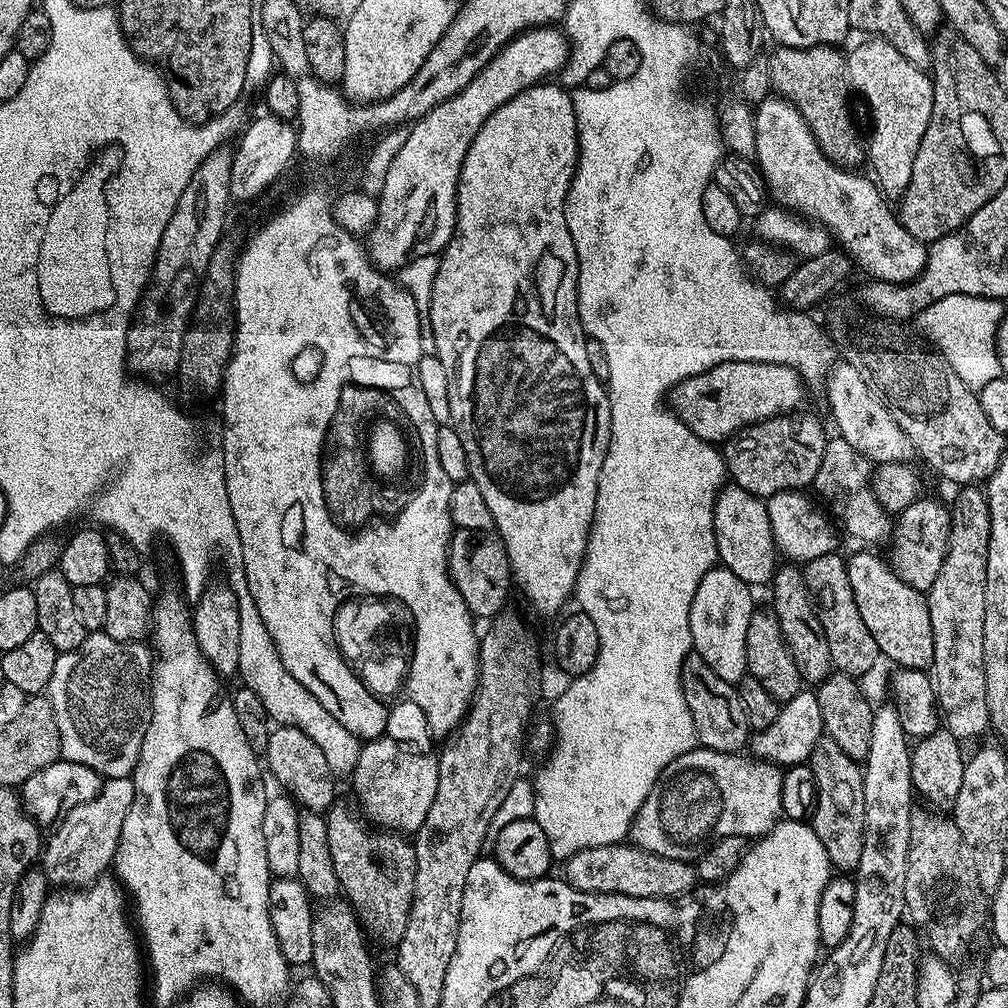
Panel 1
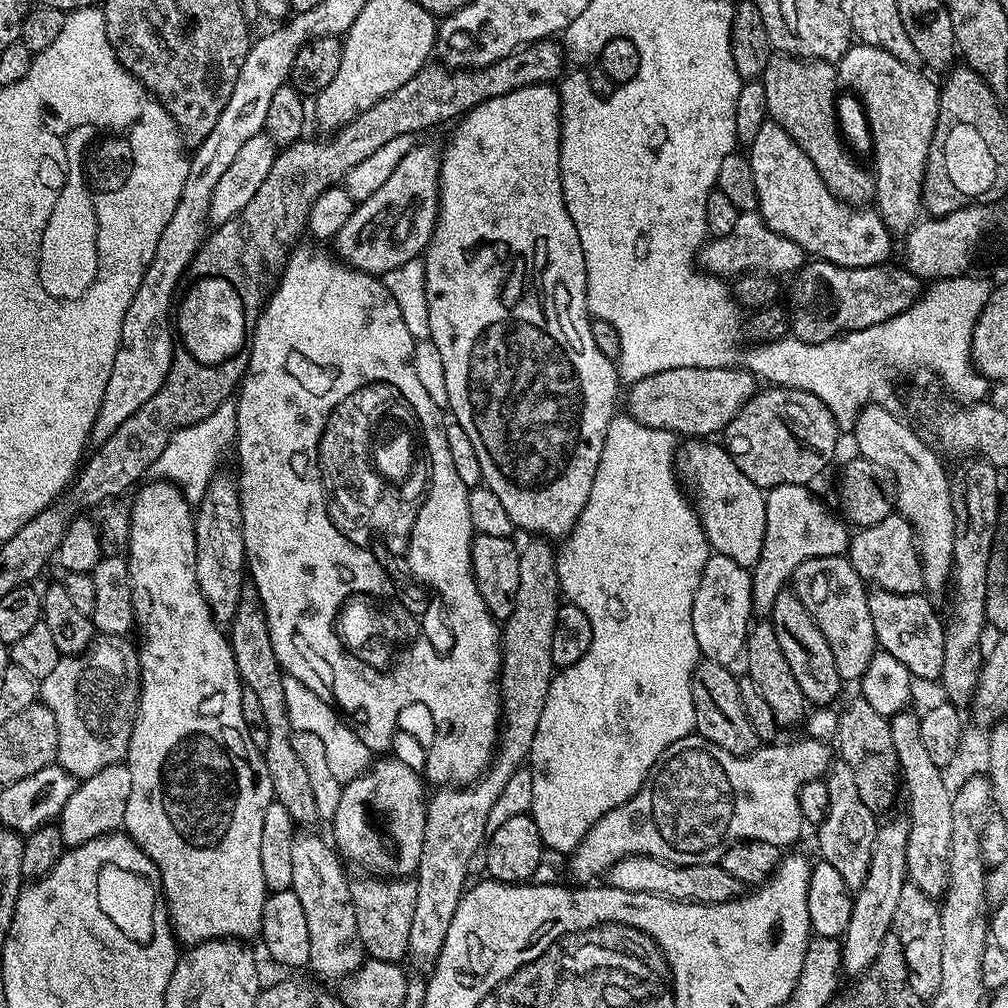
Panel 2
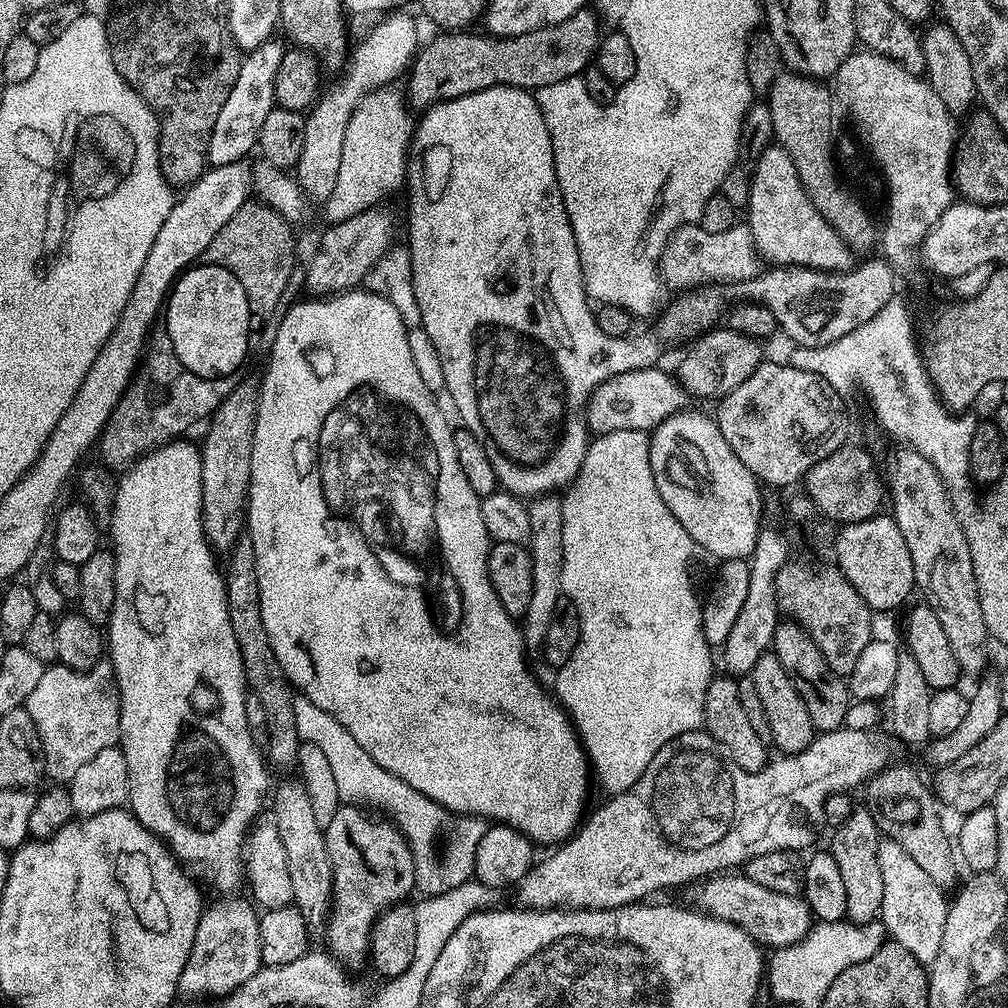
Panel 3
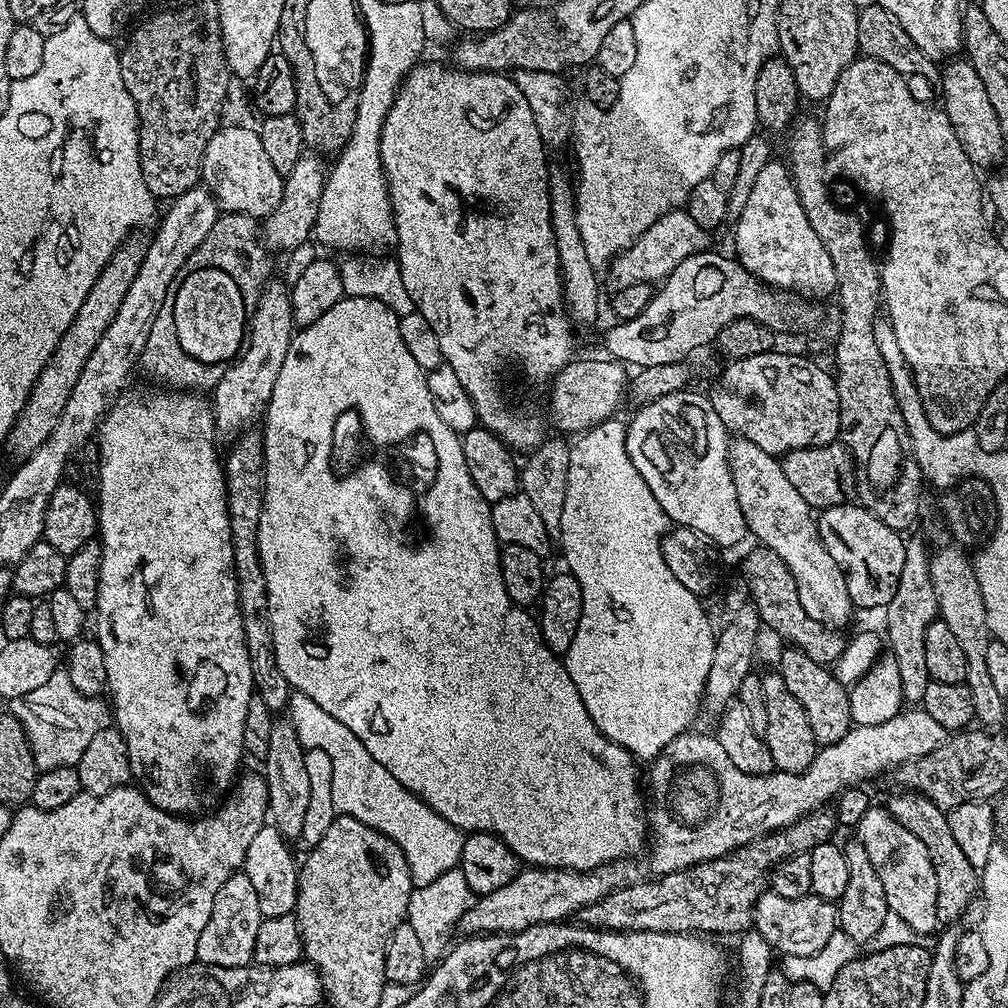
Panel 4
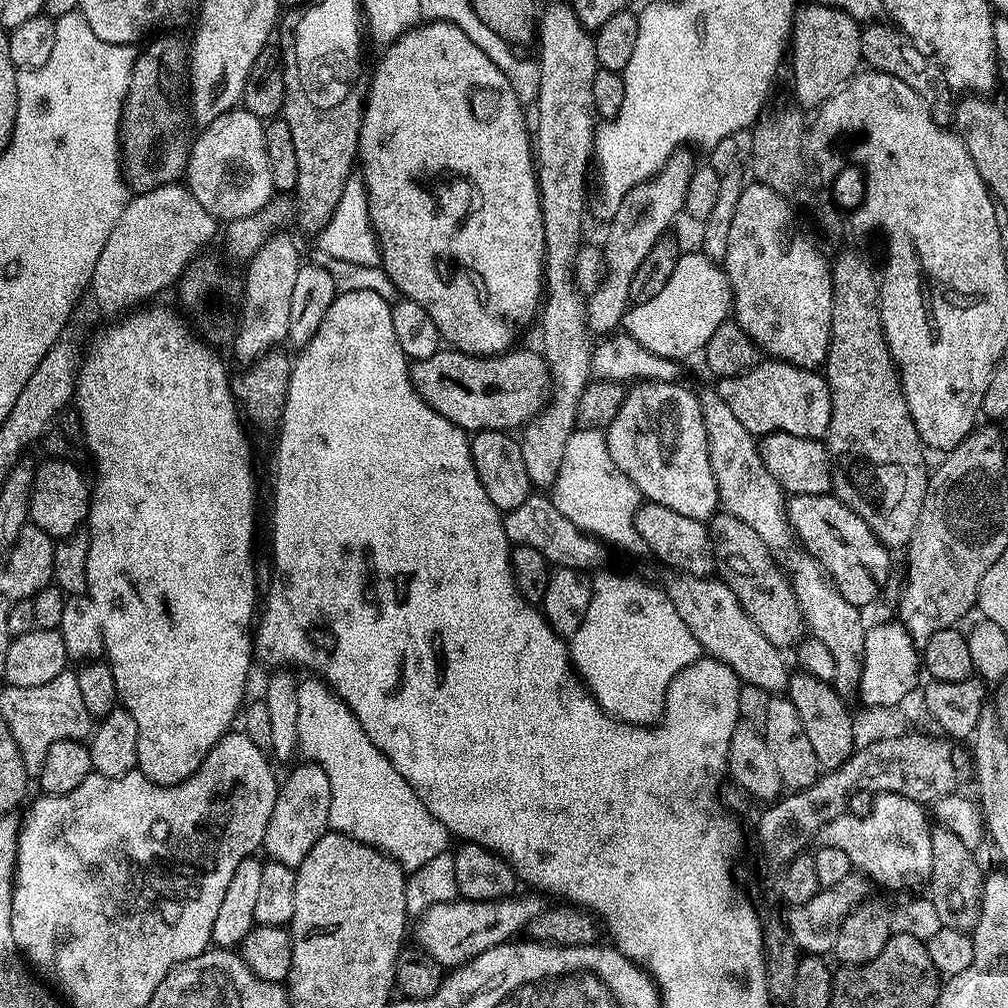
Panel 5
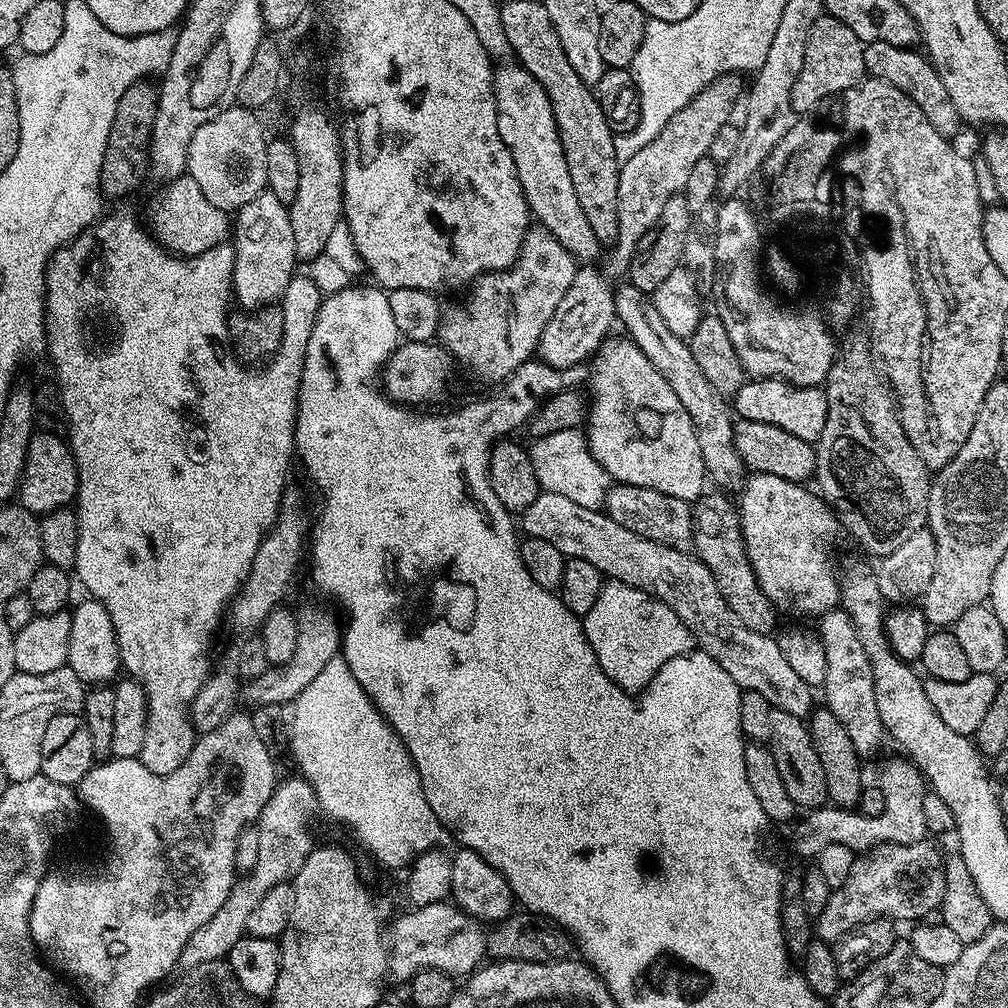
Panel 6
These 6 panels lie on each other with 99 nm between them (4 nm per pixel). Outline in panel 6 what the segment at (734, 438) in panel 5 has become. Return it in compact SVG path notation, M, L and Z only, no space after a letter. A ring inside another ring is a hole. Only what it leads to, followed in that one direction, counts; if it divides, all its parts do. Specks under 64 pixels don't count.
M629 282L622 283L623 285L621 288L617 287L615 289L614 295L616 298L616 319L622 325L624 323L624 328L628 331L626 334L627 339L632 343L638 346L638 350L642 350L642 354L646 354L646 358L650 362L650 366L654 366L654 370L658 370L658 374L662 374L662 378L666 378L666 383L669 384L670 390L674 390L674 394L678 394L678 402L682 402L682 406L686 406L686 414L690 414L690 418L692 419L692 425L694 426L694 430L696 431L696 437L698 438L698 450L702 450L702 462L704 463L704 471L706 473L707 479L709 481L712 480L717 489L720 490L729 490L728 488L735 489L737 485L741 483L745 479L746 476L746 469L744 463L742 462L742 458L738 454L738 450L734 446L734 430L732 429L732 425L734 423L733 417L730 415L728 417L728 412L726 409L723 408L721 397L716 395L716 391L712 386L710 386L710 382L706 382L706 374L702 374L701 368L698 366L698 362L694 362L694 354L690 350L690 346L688 345L687 339L682 336L678 336L674 334L668 326L666 326L666 322L662 322L662 316L658 314L658 310L652 304L650 299L649 293L643 292L642 290L638 290L635 288L634 285L630 284Z

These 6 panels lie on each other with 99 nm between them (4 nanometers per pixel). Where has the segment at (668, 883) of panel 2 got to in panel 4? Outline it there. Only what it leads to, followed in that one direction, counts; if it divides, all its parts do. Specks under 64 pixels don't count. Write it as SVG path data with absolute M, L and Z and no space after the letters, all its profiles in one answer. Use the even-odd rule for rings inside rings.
M765 890L756 900L754 928L777 953L787 956L806 956L822 950L838 929L838 908L833 901L811 894L800 898L782 898L773 890Z

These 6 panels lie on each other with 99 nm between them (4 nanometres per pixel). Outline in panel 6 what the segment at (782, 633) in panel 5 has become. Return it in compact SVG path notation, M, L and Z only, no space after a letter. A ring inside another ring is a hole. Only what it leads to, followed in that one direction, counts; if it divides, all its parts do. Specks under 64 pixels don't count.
M708 490L692 504L692 548L697 560L700 560L714 574L714 582L718 582L718 590L722 598L742 618L742 626L754 630L763 636L769 635L776 624L778 613L776 607L762 594L762 586L758 586L758 578L750 566L750 558L746 554L744 535L740 525L740 514L735 503L727 500L720 490Z

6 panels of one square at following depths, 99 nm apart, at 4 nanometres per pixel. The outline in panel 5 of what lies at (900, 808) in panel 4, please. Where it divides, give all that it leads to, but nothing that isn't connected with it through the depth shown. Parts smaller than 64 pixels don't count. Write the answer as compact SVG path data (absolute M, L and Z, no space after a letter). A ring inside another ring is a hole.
M932 828L932 868L928 879L929 903L936 908L940 922L946 929L971 933L981 917L981 898L984 889L984 870L981 870L975 851L963 845L950 830Z

